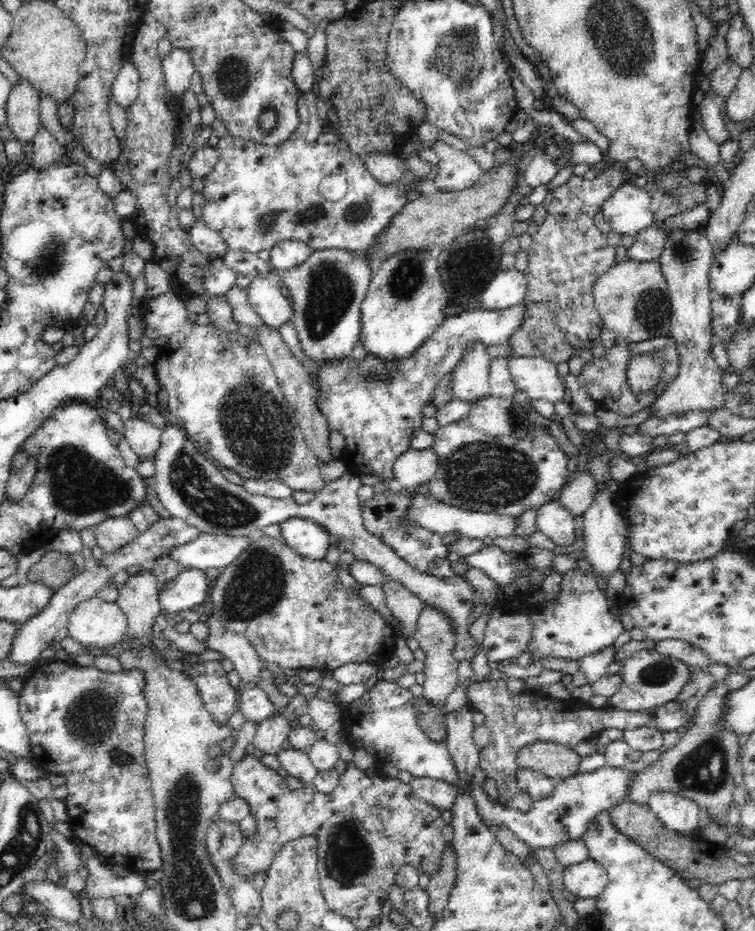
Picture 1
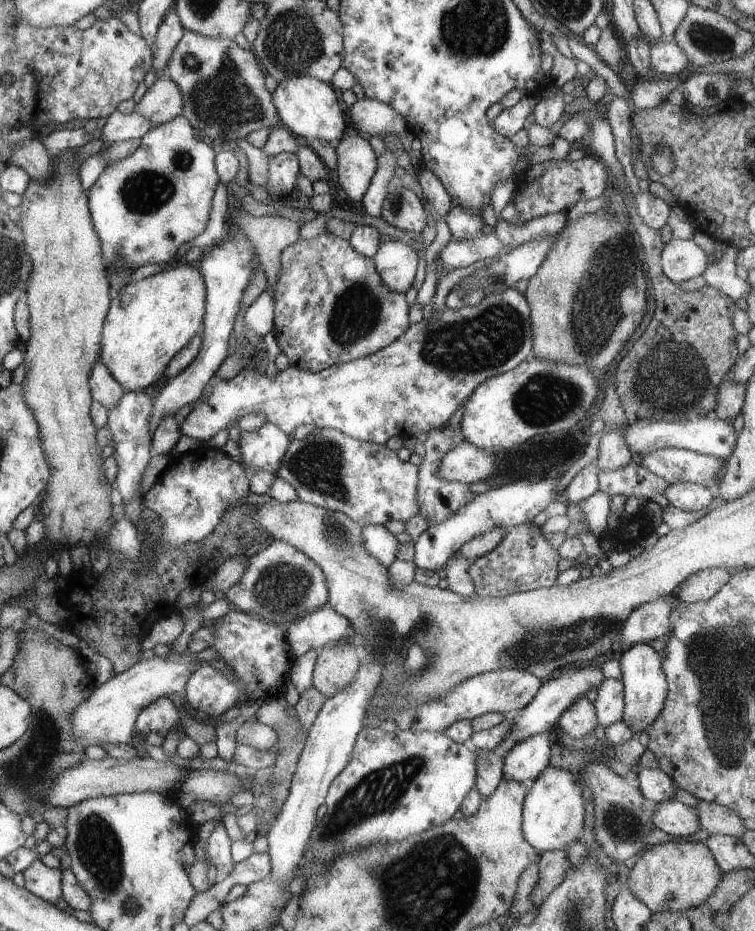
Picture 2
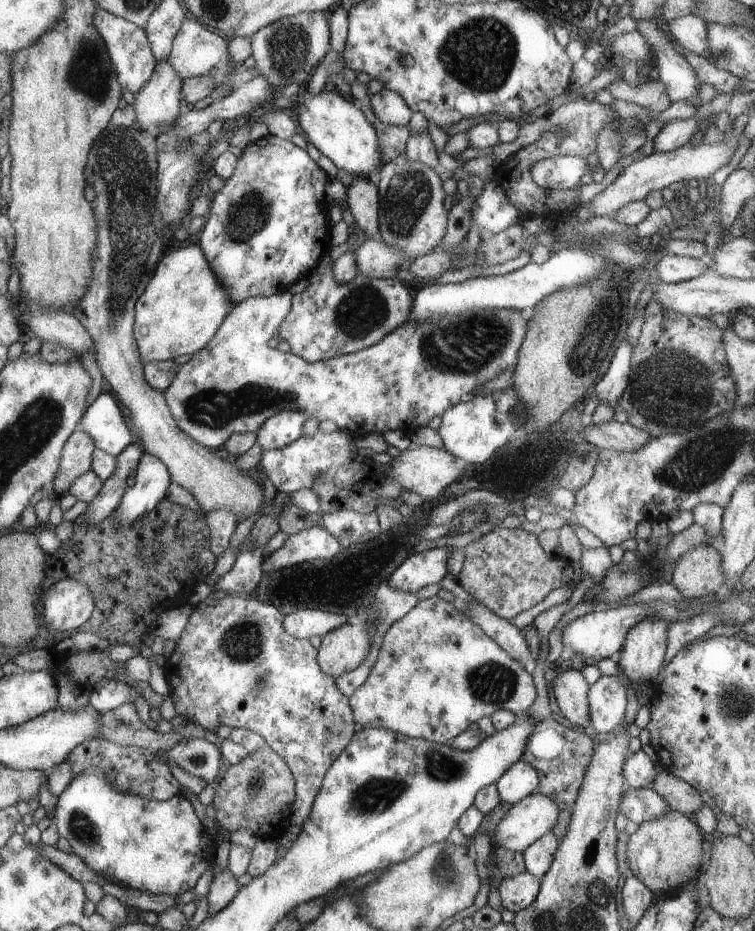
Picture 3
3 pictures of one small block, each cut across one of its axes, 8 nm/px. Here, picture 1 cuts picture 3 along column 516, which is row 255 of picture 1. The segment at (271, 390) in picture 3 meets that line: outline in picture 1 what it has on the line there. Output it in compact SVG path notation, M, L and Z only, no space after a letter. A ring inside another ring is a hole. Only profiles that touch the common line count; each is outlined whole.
M318 249L302 264L279 271L294 302L294 324L299 343L308 358L350 356L362 330L361 304L371 284L370 261L350 249Z

